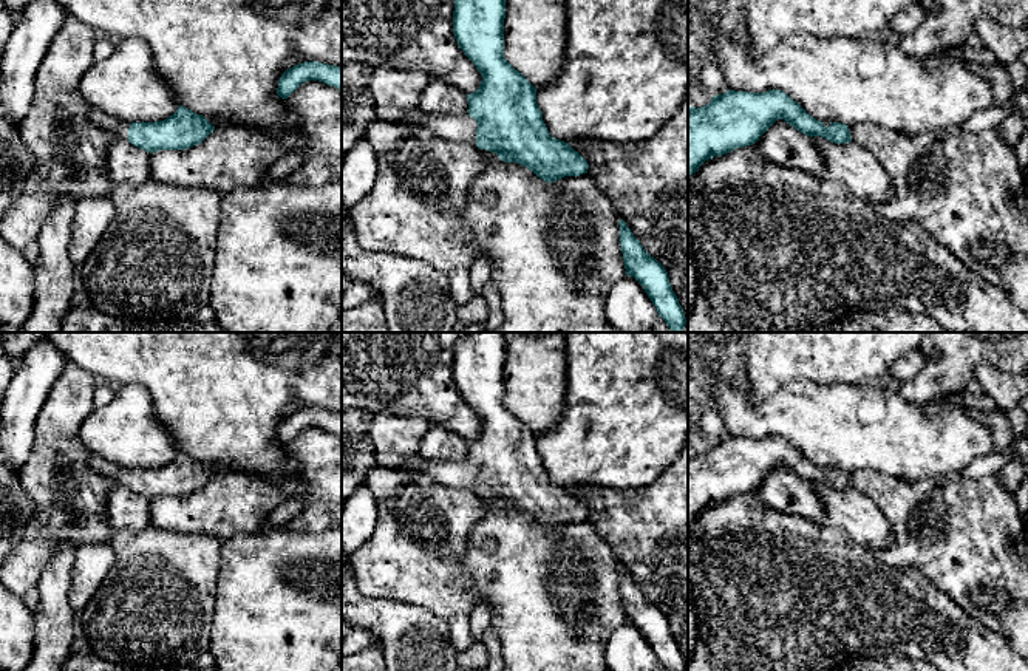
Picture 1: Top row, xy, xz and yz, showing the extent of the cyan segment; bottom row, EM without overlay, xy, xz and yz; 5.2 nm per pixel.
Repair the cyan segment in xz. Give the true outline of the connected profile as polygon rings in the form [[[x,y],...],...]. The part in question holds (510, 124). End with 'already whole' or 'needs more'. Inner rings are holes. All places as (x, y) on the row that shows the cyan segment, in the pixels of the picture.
[[[454,0],[453,34],[481,73],[481,85],[467,94],[467,116],[430,116],[416,110],[405,124],[430,128],[450,142],[467,142],[496,153],[501,161],[521,164],[546,182],[587,173],[587,161],[567,142],[550,136],[536,104],[536,88],[504,59],[504,19],[505,0]]] | needs more

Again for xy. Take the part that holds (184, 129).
[[[179,105],[167,119],[158,122],[124,122],[90,107],[90,119],[148,153],[159,150],[186,150],[201,144],[215,127],[201,114]]] | needs more

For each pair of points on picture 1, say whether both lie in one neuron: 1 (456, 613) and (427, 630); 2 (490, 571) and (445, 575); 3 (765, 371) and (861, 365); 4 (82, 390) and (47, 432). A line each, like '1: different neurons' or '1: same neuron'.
1: different neurons
2: different neurons
3: same neuron
4: same neuron

